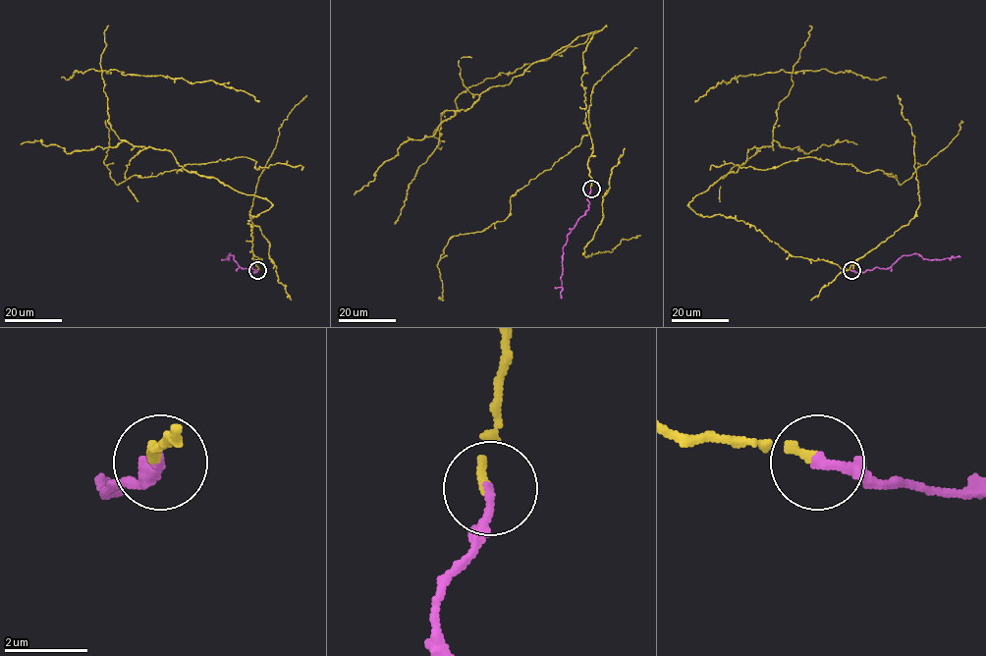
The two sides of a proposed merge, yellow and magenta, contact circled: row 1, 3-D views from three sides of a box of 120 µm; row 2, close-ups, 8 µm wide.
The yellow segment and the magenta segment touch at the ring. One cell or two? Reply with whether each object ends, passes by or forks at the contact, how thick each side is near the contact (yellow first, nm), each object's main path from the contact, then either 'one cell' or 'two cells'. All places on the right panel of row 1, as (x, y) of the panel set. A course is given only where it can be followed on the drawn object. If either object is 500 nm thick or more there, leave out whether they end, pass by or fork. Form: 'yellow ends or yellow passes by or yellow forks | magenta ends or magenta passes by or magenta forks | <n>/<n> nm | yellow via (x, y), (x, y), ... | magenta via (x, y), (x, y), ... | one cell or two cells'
yellow ends | magenta ends | 240/240 nm | yellow via (851, 270), (689, 206), (747, 149), (772, 145), (792, 72), (735, 76), (695, 101) | magenta via (851, 270), (862, 272), (874, 267), (887, 269), (902, 256), (917, 253), (929, 259), (960, 256) | one cell

